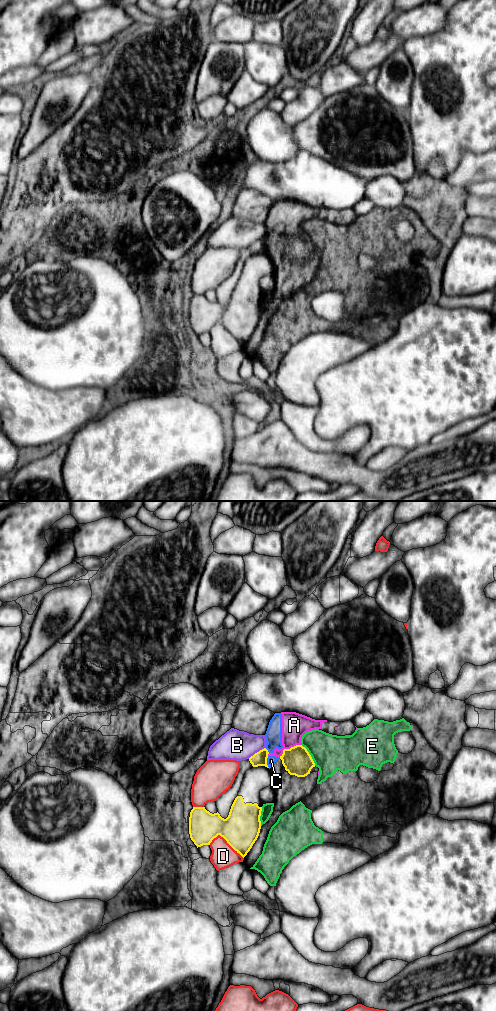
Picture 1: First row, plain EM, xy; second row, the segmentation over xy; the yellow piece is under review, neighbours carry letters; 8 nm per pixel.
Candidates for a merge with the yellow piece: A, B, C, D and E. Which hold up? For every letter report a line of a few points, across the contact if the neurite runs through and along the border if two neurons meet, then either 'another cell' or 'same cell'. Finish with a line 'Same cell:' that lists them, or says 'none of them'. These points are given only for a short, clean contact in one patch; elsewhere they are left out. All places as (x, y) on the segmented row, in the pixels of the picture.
A: another cell
B: another cell
C: xy (267, 756), (267, 765), (269, 767) | another cell
D: another cell
E: another cell
Same cell: none of them

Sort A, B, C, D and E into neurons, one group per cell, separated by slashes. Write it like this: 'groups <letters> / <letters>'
groups A C / B / D / E

